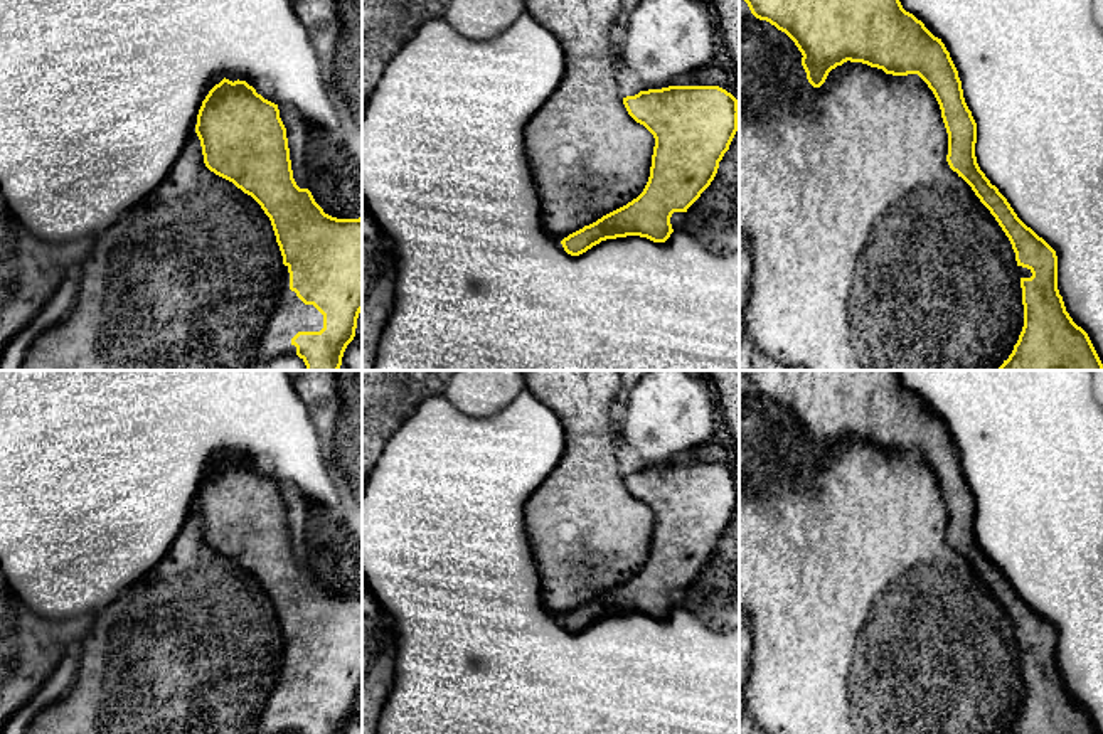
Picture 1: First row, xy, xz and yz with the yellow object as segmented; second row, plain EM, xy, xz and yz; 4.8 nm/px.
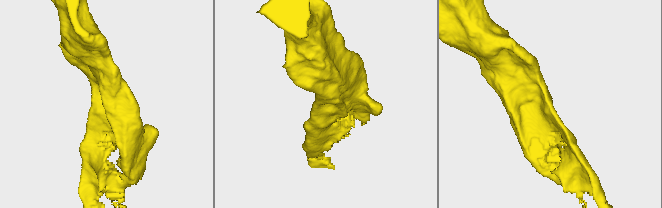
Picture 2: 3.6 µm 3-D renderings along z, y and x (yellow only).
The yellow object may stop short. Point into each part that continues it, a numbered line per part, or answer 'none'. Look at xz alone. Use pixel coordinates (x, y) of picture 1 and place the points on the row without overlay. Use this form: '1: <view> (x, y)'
none

